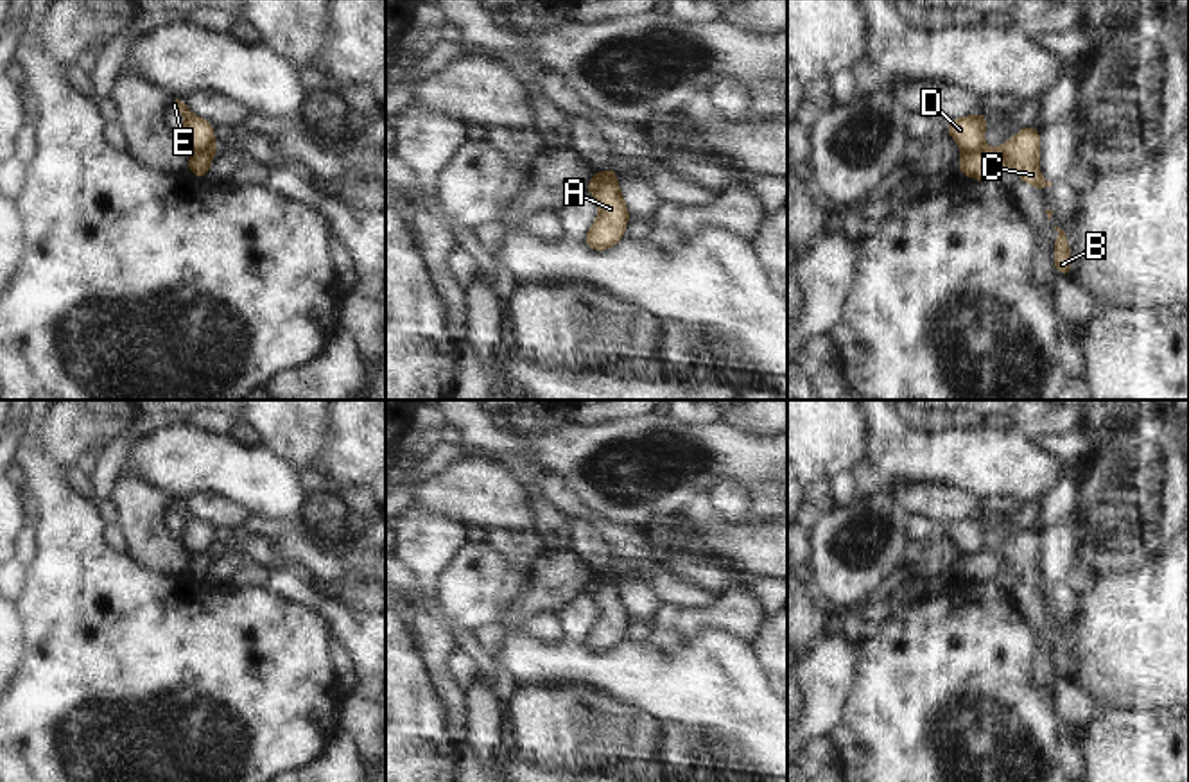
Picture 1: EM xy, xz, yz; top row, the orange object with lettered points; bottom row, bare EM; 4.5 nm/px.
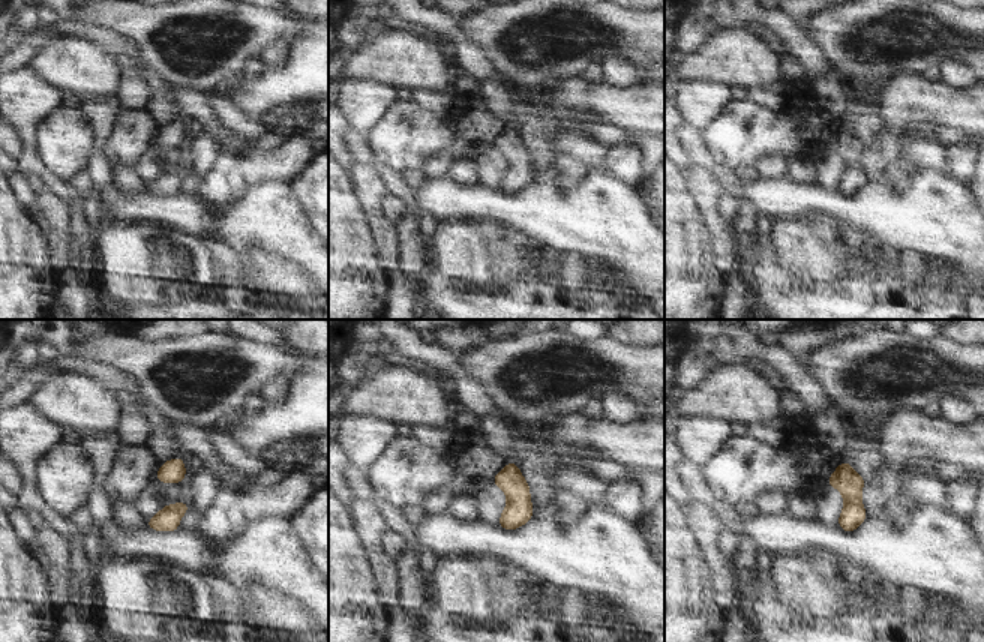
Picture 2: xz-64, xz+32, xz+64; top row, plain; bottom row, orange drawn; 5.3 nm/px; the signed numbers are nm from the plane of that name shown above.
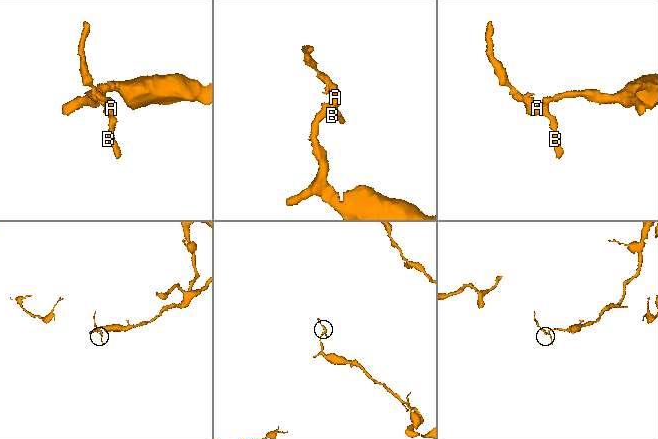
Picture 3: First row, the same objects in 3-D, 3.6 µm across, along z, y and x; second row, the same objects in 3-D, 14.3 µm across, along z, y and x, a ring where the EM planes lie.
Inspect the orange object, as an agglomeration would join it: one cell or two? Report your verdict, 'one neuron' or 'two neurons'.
two neurons

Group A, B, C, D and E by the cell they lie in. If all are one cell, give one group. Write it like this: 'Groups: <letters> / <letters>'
Groups: A B C / D E

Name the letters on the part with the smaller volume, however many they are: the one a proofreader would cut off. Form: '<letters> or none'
D, E

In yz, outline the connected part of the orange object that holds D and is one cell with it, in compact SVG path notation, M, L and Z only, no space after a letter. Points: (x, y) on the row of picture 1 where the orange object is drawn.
M985 113L954 118L945 126L945 129L959 143L961 154L977 152L985 145L985 129L986 129Z

